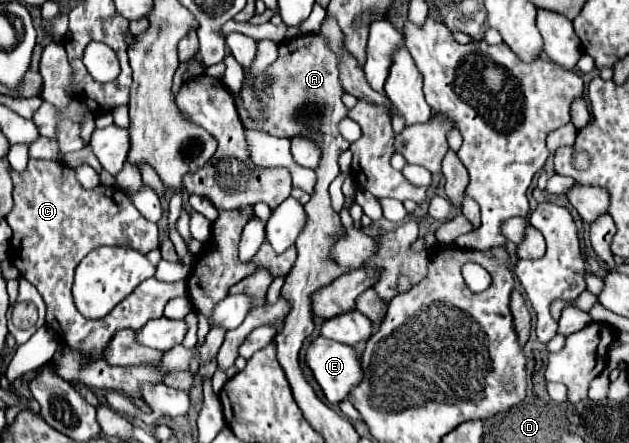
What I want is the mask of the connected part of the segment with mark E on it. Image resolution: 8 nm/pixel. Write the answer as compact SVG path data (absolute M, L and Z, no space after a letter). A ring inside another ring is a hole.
M318 336L308 348L308 366L324 390L326 400L334 406L346 400L348 392L364 378L356 350L324 336Z

